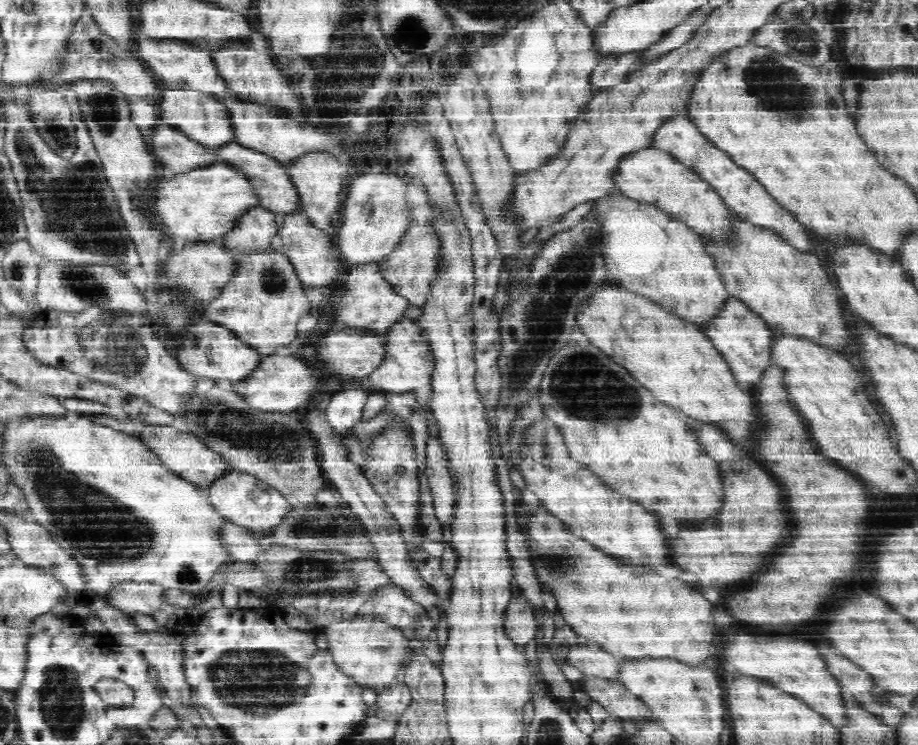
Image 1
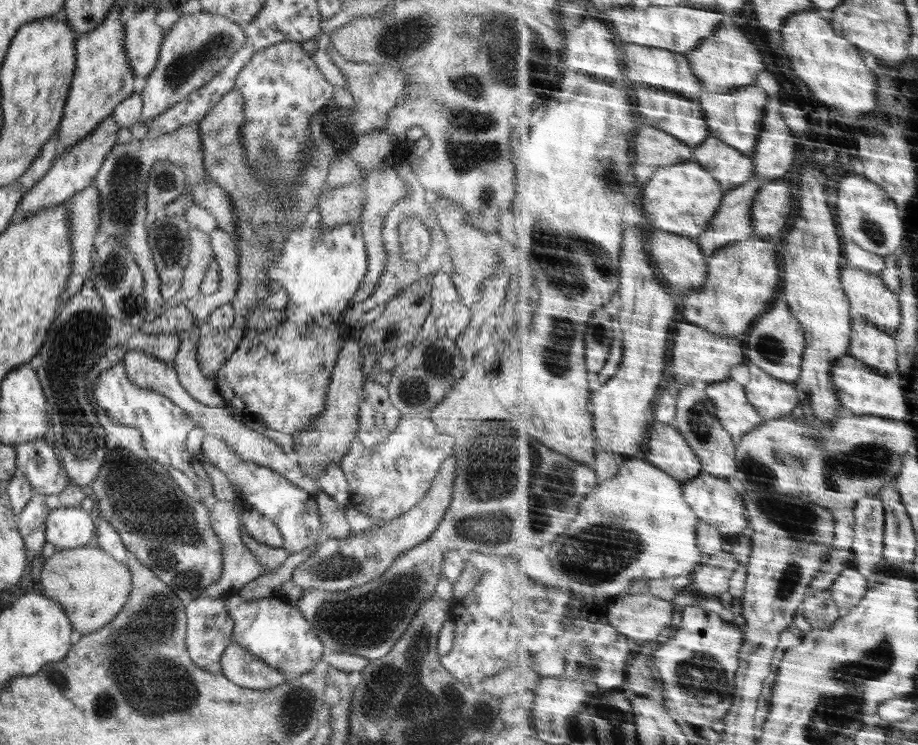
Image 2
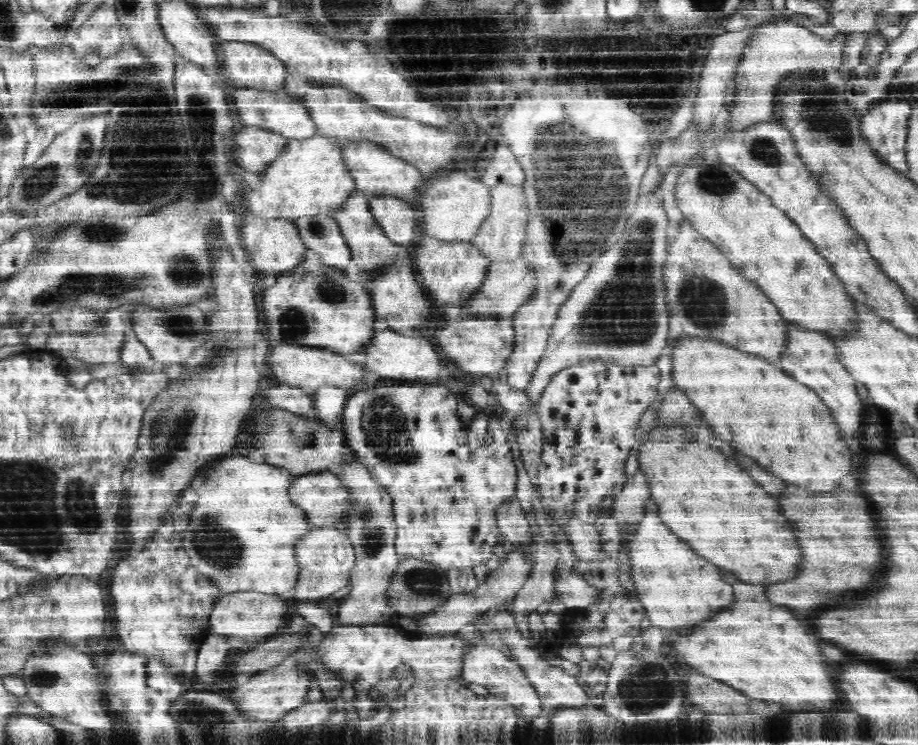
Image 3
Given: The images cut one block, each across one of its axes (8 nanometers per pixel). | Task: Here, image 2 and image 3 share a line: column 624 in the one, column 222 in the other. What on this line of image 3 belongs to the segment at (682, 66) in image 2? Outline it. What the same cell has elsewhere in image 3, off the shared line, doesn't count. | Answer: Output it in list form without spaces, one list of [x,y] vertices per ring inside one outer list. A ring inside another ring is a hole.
[[[220,42],[220,52],[226,64],[226,76],[234,82],[234,86],[264,88],[264,90],[278,90],[286,86],[286,78],[290,76],[287,64],[280,60],[273,52],[254,42]]]

